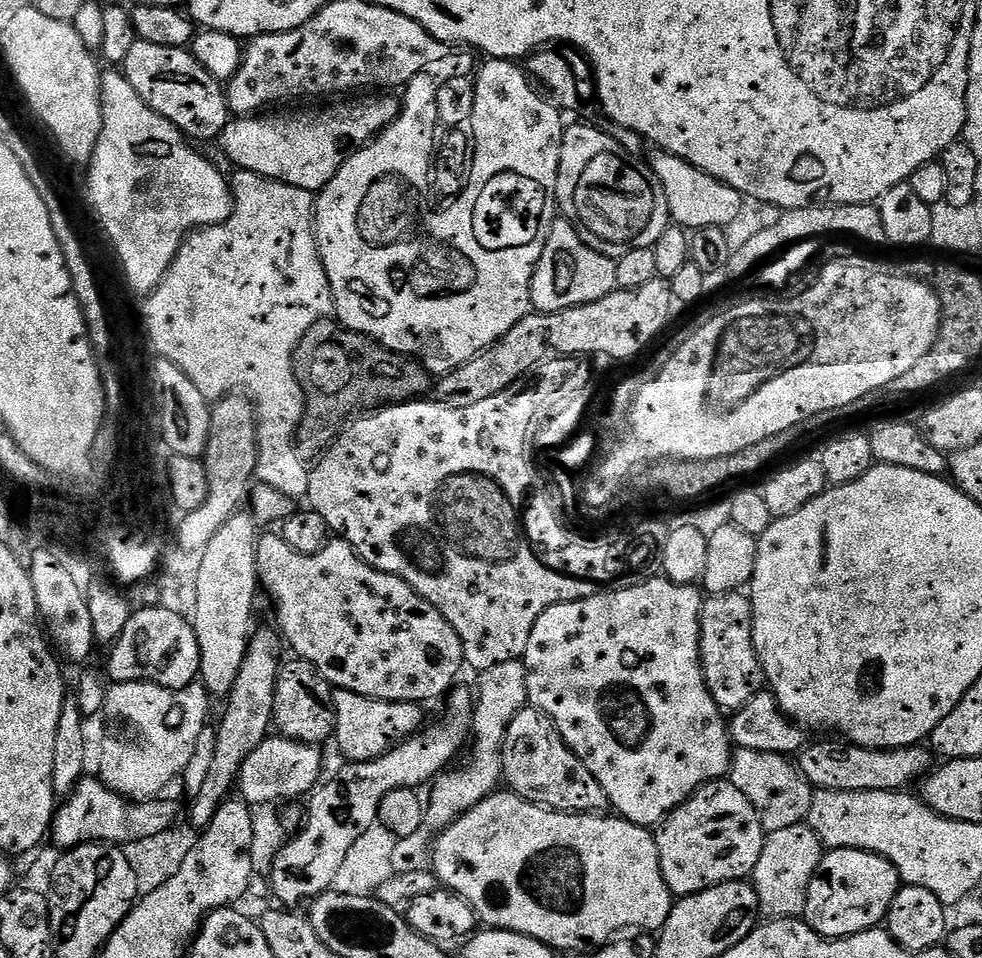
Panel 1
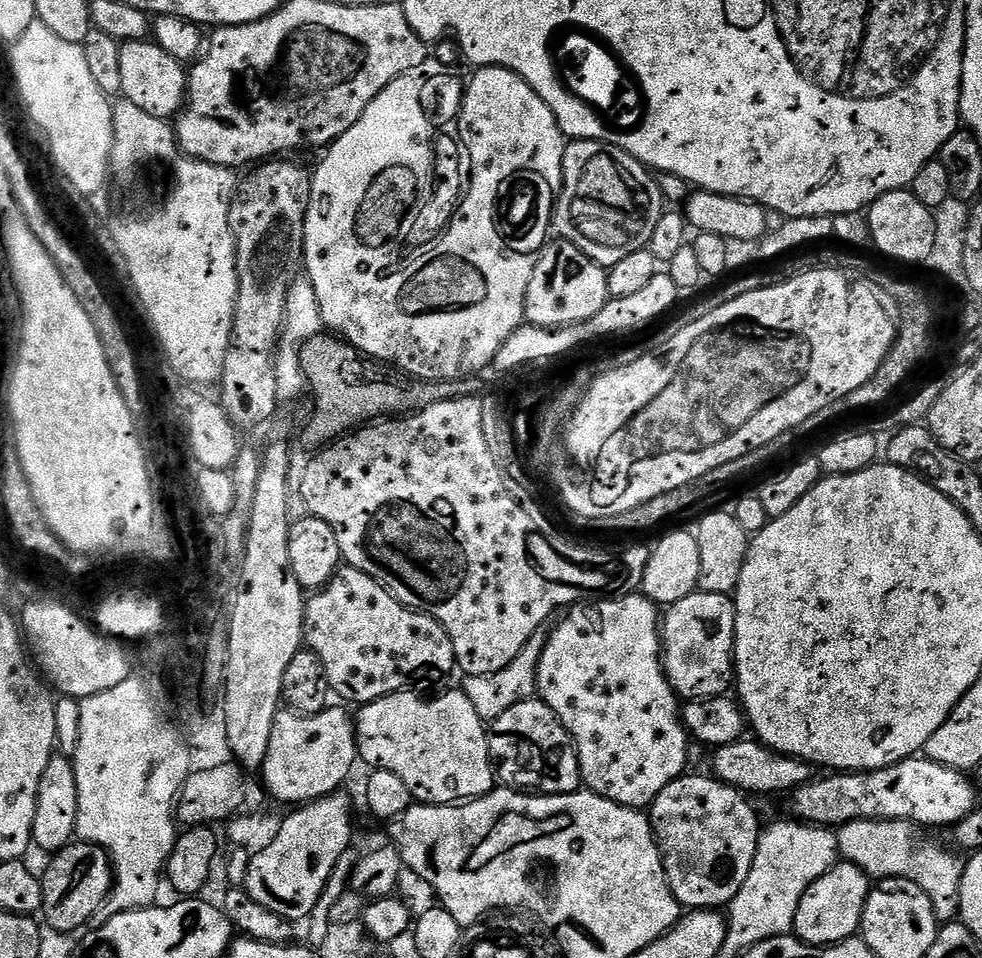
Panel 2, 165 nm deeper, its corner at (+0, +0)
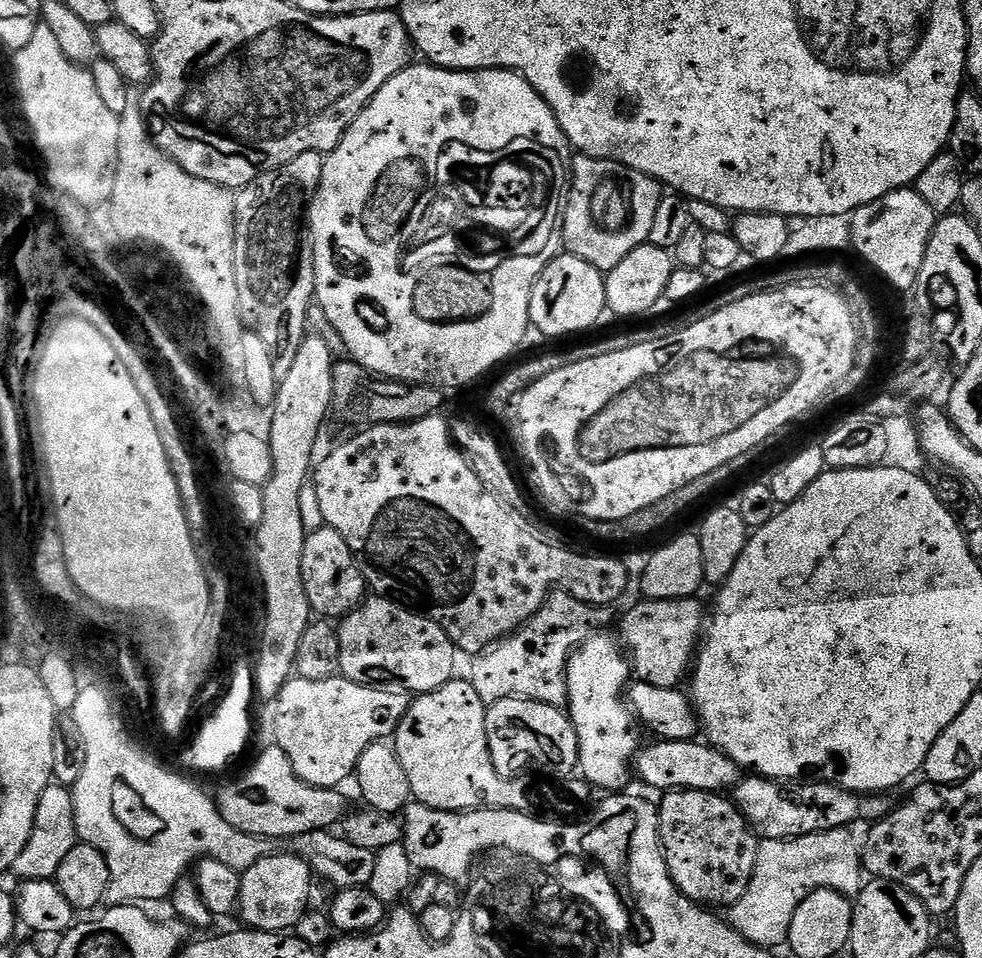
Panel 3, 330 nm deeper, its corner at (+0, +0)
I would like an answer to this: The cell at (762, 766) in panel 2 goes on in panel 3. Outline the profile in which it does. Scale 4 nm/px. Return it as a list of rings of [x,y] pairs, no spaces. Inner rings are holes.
[[[683,740],[674,742],[652,742],[637,755],[634,761],[634,772],[652,788],[660,788],[661,793],[677,790],[698,790],[699,792],[719,792],[728,794],[735,789],[742,779],[742,769],[739,764],[718,751],[707,742]]]

